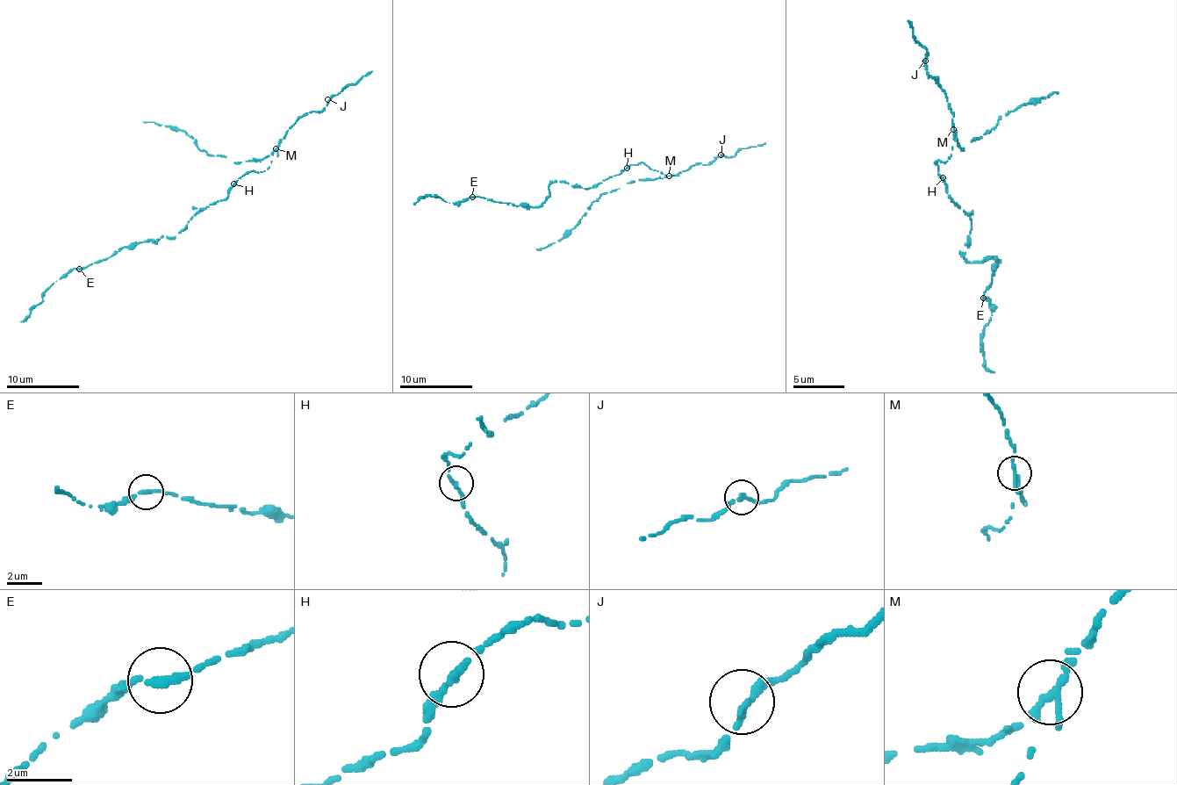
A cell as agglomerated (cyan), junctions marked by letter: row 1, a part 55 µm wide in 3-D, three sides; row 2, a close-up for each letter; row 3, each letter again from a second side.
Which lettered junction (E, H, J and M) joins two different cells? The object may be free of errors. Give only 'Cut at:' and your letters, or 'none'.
Cut at: M

